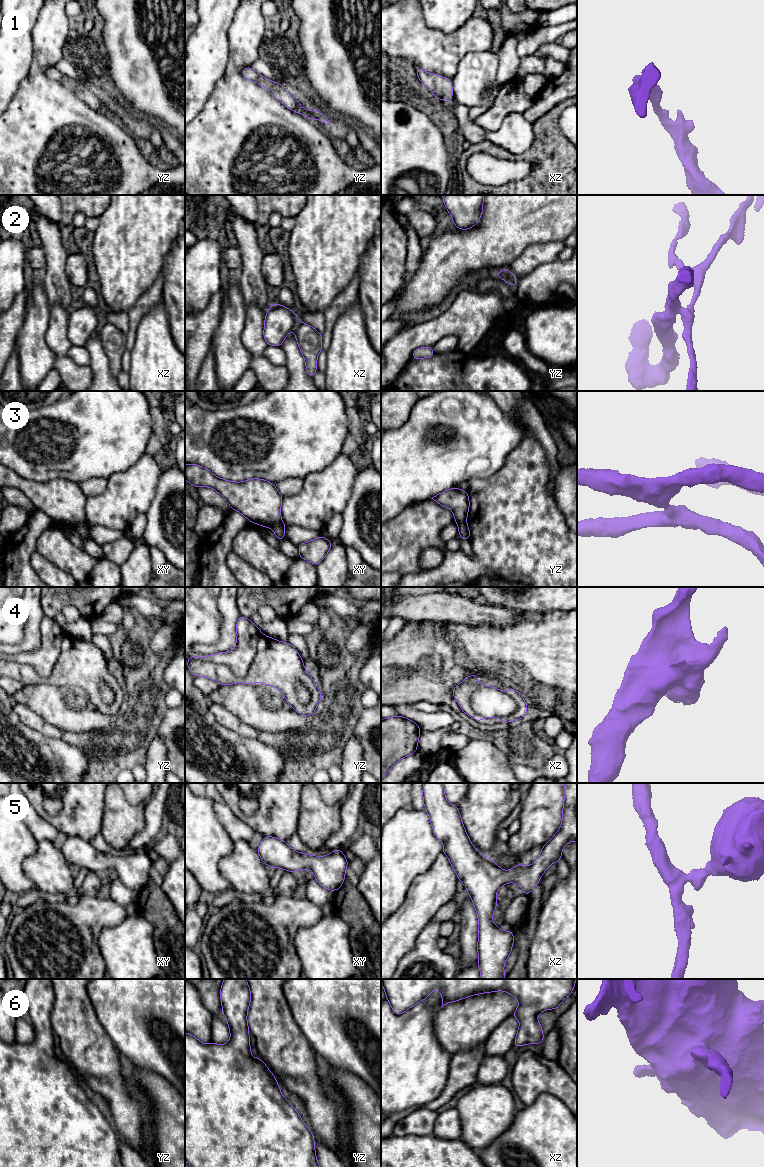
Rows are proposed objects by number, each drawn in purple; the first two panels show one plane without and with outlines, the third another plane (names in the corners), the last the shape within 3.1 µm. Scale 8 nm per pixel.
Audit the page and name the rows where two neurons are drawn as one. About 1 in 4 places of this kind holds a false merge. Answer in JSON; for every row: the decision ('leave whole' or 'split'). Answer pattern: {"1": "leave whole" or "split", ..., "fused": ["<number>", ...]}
{"1": "leave whole", "2": "split", "3": "split", "4": "split", "5": "leave whole", "6": "leave whole", "fused": ["2", "3", "4"]}

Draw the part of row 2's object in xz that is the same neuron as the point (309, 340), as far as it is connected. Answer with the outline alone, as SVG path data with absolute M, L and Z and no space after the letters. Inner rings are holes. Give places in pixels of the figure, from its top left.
M298 321L294 332L297 344L305 359L306 371L313 379L317 371L317 357L322 351L322 334L301 321Z

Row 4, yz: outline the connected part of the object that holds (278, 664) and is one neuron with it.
M265 635L258 640L255 659L243 679L237 678L225 662L190 656L186 664L194 677L203 676L222 686L242 682L266 683L268 686L276 687L282 692L288 704L304 716L311 716L322 698L321 691L306 672L298 651L288 642L281 642ZM297 682L302 682L310 692L307 704L301 704L297 698Z

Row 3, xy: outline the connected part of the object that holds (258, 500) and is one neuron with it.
M197 464L185 465L185 479L196 488L210 487L216 490L232 510L240 512L251 523L271 528L281 521L283 496L269 481L251 478L233 482L219 478Z

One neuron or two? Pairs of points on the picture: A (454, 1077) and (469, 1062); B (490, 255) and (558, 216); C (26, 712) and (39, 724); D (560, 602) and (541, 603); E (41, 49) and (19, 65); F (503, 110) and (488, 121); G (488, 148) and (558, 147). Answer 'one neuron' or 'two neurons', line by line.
A: one neuron
B: one neuron
C: one neuron
D: one neuron
E: two neurons
F: one neuron
G: one neuron

